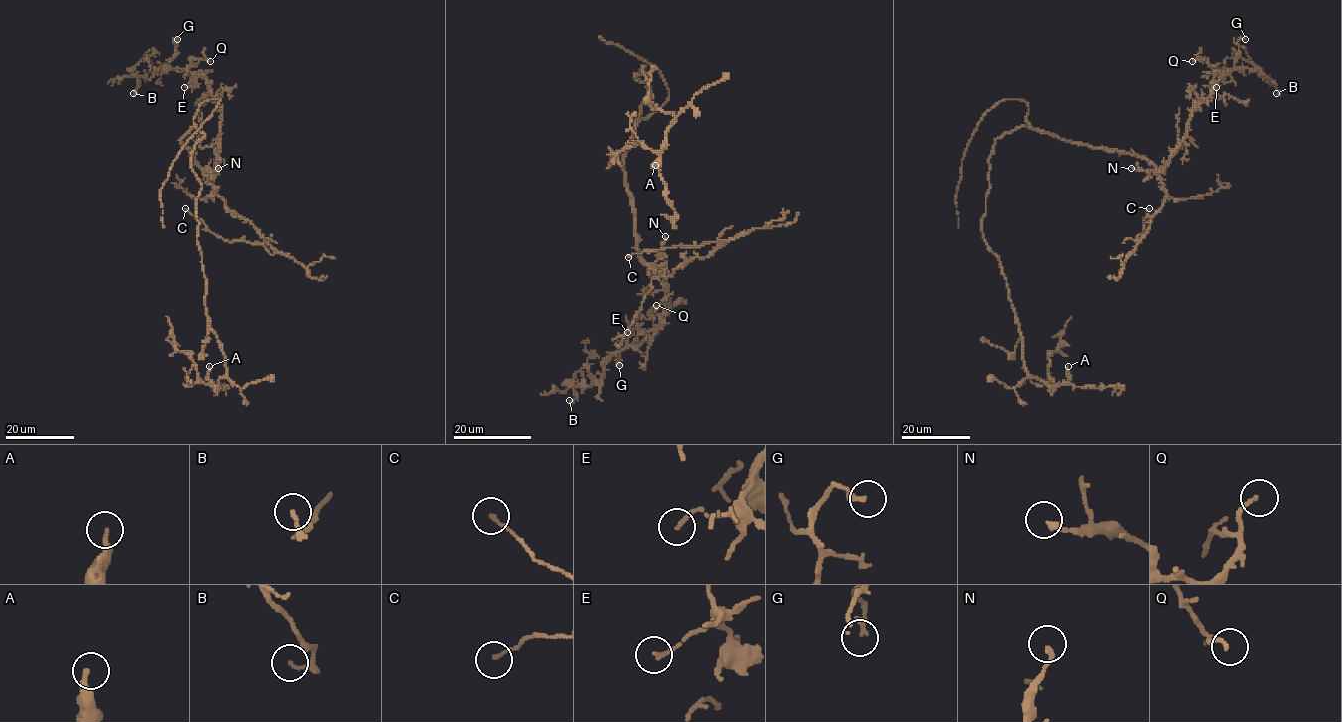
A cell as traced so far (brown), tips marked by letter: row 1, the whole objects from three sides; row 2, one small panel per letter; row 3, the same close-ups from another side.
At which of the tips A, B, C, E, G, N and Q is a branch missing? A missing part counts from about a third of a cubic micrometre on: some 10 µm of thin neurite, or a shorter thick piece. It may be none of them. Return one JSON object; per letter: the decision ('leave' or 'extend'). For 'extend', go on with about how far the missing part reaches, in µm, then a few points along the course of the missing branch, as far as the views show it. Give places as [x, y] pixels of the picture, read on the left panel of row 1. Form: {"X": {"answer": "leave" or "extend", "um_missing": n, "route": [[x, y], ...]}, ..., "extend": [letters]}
{"A": {"answer": "leave"}, "B": {"answer": "leave"}, "C": {"answer": "leave"}, "E": {"answer": "leave"}, "G": {"answer": "leave"}, "N": {"answer": "leave"}, "Q": {"answer": "leave"}, "extend": []}

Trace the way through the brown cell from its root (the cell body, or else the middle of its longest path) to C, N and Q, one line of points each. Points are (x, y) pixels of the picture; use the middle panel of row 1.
C: (641, 104), (623, 164), (639, 257), (668, 277), (688, 260), (709, 256), (718, 244), (663, 247), (628, 257)
N: (641, 104), (623, 164), (626, 190), (634, 212), (639, 257), (653, 263), (662, 253), (665, 236)
Q: (641, 104), (623, 172), (637, 251), (663, 275), (669, 309), (650, 337), (629, 345), (634, 322), (656, 305)

